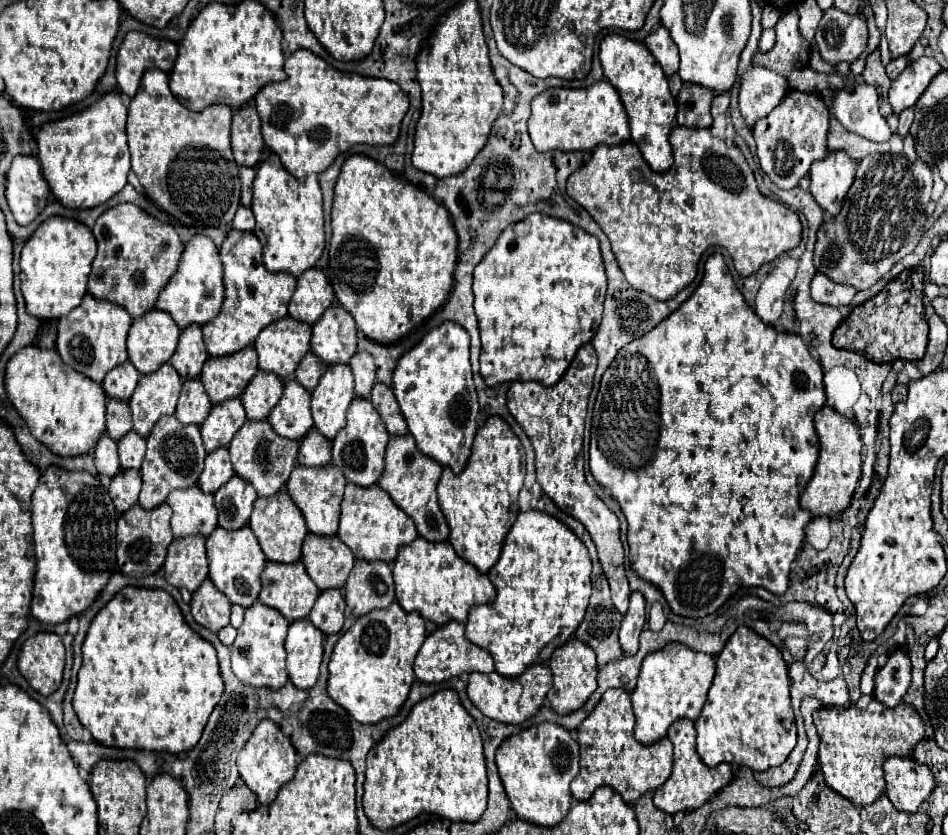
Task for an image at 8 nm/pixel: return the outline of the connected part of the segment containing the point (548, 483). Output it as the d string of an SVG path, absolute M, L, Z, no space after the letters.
M585 344L569 370L561 376L553 388L539 382L513 382L507 392L507 408L513 418L521 424L535 448L535 468L537 482L541 490L569 516L577 518L589 532L593 544L597 546L599 562L603 574L611 588L611 600L615 608L625 614L629 608L629 584L623 566L623 544L619 538L619 518L597 498L597 494L585 482L583 472L583 420L587 414L587 398L593 386L593 374L597 368L597 356L591 344Z

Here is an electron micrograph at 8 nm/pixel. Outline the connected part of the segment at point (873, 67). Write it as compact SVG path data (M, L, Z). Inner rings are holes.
M875 50L873 54L867 56L867 64L865 64L865 70L863 70L863 80L871 86L877 88L877 94L879 94L879 104L881 104L881 114L887 118L893 112L889 100L887 100L887 90L891 86L891 80L889 76L885 74L885 66L881 64L881 58L879 58L879 50Z

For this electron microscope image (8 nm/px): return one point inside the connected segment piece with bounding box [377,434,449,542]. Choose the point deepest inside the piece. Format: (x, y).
(410, 478)

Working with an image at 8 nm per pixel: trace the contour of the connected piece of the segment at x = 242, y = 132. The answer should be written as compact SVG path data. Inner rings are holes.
M247 104L233 114L231 142L233 142L233 158L237 166L255 168L261 158L263 138L261 138L259 114L253 106Z

